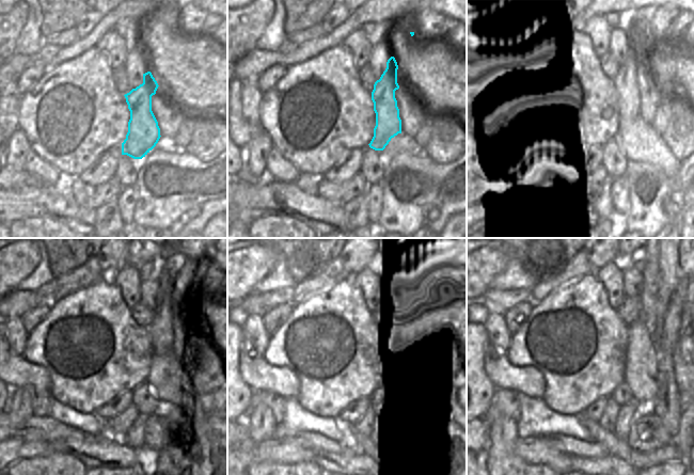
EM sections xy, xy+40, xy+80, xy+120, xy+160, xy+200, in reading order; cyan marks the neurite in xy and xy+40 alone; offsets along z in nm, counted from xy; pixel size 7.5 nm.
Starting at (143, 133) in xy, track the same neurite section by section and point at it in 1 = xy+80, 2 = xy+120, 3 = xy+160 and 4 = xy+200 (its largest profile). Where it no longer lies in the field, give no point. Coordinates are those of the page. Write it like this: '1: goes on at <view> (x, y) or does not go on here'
1: goes on at xy+80 (628, 94)
2: goes on at xy+120 (174, 284)
3: goes on at xy+160 (414, 276)
4: goes on at xy+200 (651, 304)

